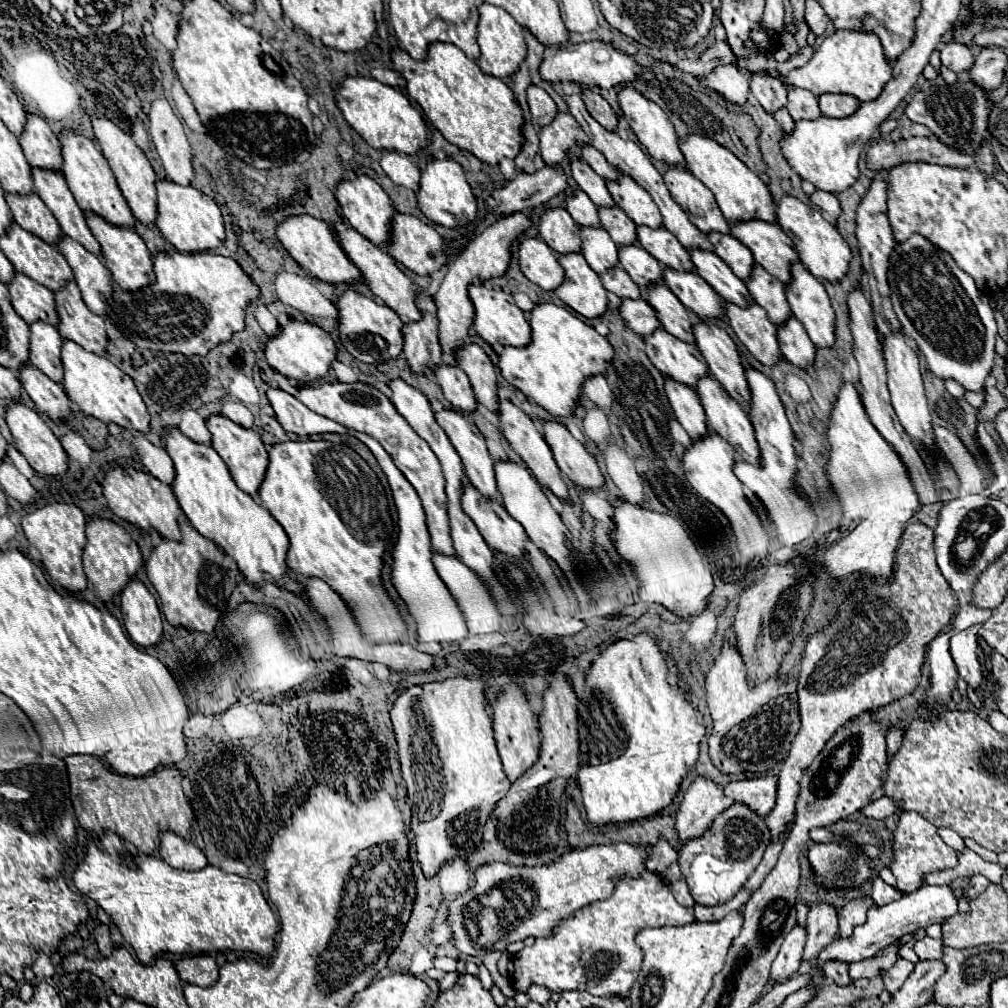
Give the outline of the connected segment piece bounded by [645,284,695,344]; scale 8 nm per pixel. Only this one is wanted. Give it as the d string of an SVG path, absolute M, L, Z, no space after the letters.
M651 284L645 288L645 294L647 302L657 310L657 318L661 320L663 328L675 338L693 344L693 316L681 304L681 300L665 284Z

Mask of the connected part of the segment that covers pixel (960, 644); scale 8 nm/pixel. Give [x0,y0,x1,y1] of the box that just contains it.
[951,626,983,690]

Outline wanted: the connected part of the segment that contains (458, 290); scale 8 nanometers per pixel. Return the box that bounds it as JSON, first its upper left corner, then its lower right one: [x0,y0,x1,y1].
[435,212,531,362]

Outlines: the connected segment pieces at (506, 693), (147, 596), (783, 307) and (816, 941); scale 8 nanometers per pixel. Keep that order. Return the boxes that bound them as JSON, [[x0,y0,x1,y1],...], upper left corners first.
[[493,684,541,782],[121,578,163,648],[747,264,793,328],[803,904,839,962]]

